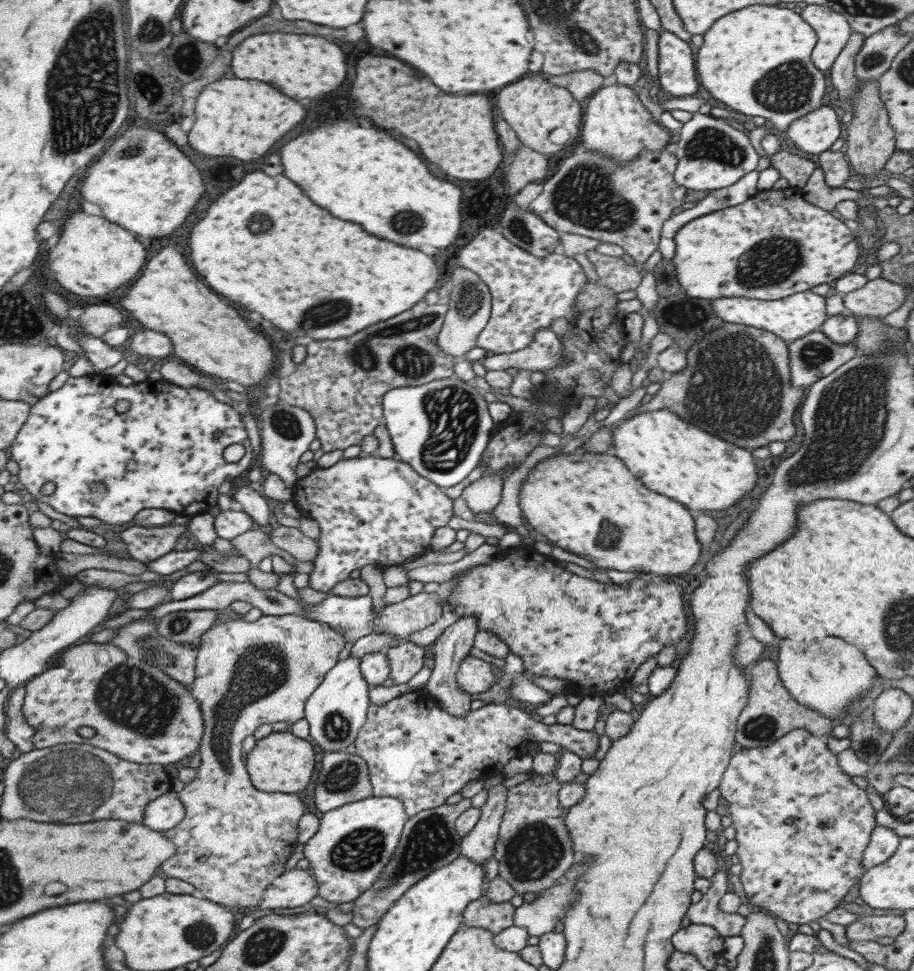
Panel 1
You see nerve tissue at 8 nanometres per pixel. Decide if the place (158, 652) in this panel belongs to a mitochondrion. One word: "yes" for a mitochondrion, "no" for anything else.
yes

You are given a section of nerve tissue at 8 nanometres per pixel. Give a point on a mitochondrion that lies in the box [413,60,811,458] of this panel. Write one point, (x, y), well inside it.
(734, 388)

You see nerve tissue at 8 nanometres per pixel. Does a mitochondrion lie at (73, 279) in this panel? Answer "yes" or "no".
no

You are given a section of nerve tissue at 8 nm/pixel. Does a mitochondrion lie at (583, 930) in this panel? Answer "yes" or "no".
no

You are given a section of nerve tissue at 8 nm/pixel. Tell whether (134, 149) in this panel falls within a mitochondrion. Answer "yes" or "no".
yes

